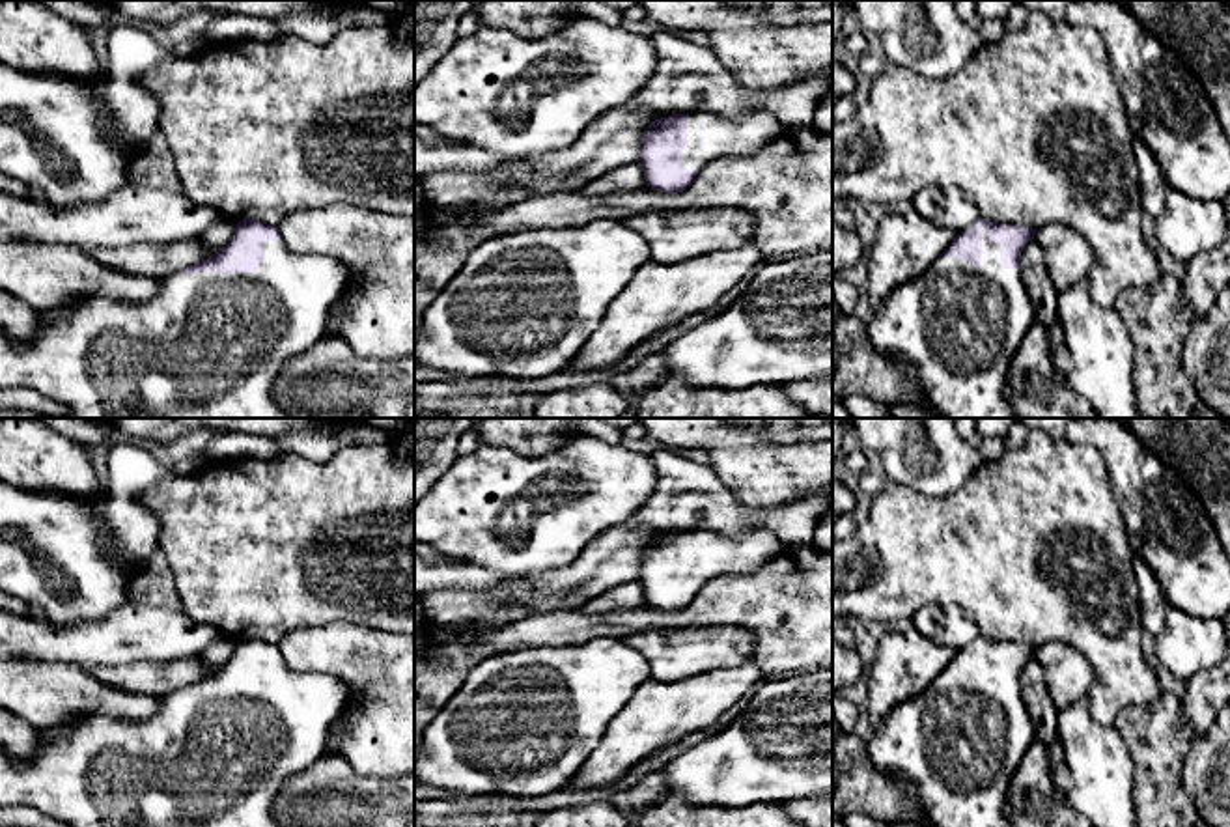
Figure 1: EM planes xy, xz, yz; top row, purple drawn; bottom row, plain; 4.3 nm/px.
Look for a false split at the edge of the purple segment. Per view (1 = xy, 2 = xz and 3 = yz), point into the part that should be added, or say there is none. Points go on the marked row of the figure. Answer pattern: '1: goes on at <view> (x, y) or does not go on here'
1: goes on at xy (209, 346)
2: goes on at xz (710, 137)
3: goes on at yz (958, 329)

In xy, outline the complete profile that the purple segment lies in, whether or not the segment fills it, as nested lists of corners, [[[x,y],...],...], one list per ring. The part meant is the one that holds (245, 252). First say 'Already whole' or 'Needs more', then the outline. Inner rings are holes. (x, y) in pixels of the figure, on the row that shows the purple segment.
Needs more. [[[239,220],[222,250],[161,278],[151,301],[84,299],[78,306],[39,312],[37,334],[24,342],[0,329],[0,388],[34,388],[69,409],[43,418],[291,418],[274,398],[276,377],[289,358],[327,334],[330,308],[347,282],[342,261],[291,252],[278,226]]]

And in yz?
Needs more. [[[978,218],[916,280],[896,286],[874,312],[874,349],[905,362],[926,396],[924,405],[896,403],[892,418],[1017,418],[1008,403],[1010,362],[1036,321],[1021,274],[1021,252],[1036,230]]]

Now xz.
Needs more. [[[769,112],[737,119],[715,114],[672,114],[651,121],[635,162],[642,166],[646,187],[678,194],[717,159],[739,159],[776,142],[788,129]]]

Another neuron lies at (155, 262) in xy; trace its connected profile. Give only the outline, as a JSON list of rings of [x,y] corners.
[[[185,239],[162,245],[97,248],[91,258],[112,271],[161,280],[202,261],[205,246],[198,239]]]

